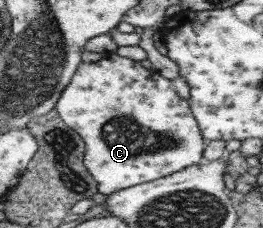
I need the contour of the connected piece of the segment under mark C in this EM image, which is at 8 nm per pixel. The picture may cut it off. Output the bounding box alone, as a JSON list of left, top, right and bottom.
[56,55,206,194]

